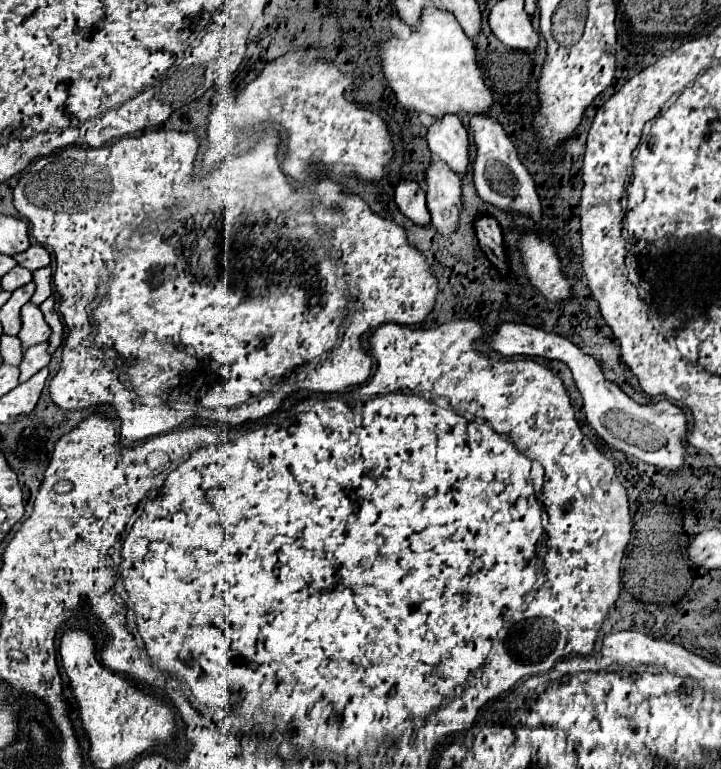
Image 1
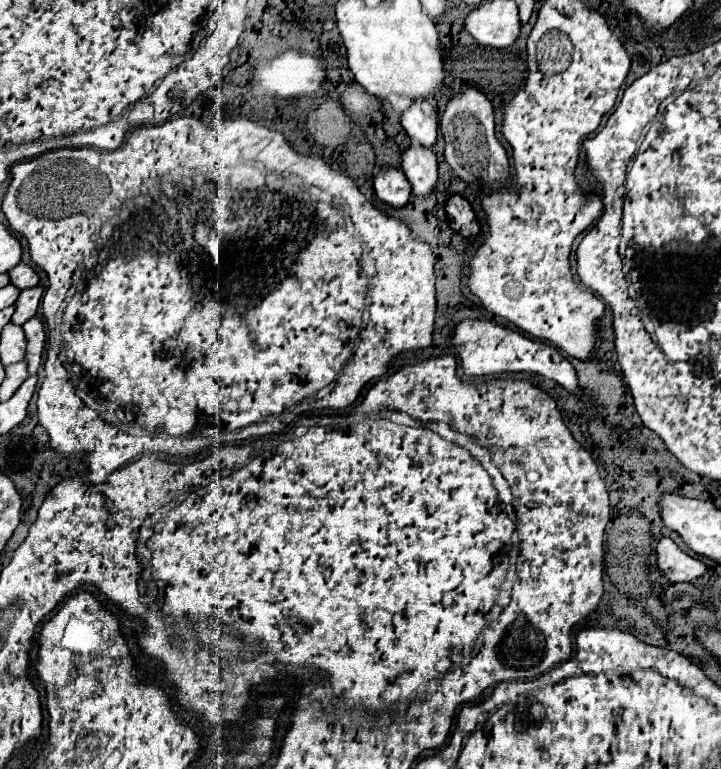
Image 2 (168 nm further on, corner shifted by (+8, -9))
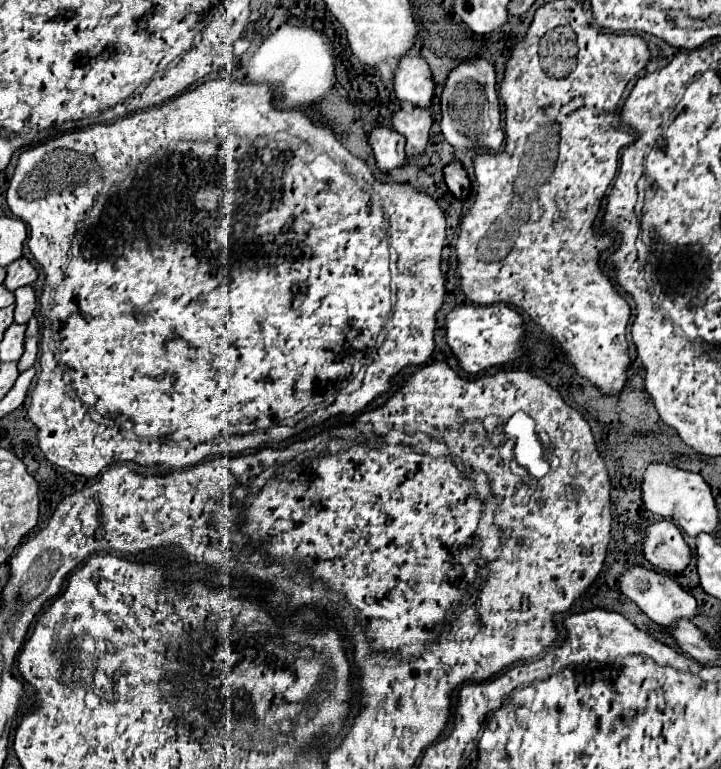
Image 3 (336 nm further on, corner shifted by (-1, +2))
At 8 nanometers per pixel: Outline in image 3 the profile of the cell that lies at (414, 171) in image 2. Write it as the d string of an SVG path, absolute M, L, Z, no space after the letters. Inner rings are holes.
M411 108L411 110L399 110L397 114L393 114L393 128L405 136L407 154L423 152L427 148L431 126L433 126L431 110Z

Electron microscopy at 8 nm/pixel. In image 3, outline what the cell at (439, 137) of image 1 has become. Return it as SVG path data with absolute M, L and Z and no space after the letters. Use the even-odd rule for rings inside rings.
M403 58L399 70L395 72L395 94L405 106L421 104L421 108L431 108L435 96L435 84L431 70L423 58Z

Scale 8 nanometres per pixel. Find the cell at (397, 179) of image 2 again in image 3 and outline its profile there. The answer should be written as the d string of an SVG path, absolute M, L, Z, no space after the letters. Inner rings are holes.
M383 126L373 128L371 134L369 134L369 144L373 148L377 168L381 172L389 174L391 170L403 168L407 164L405 138L401 134L397 134L395 130L383 128Z

